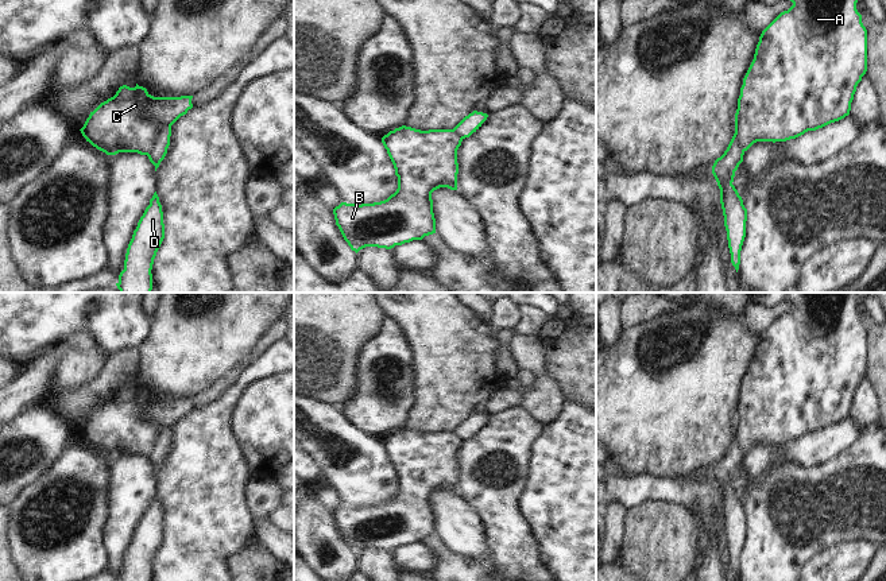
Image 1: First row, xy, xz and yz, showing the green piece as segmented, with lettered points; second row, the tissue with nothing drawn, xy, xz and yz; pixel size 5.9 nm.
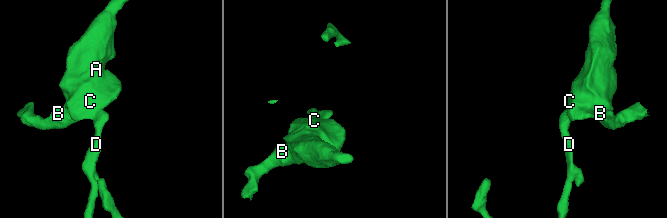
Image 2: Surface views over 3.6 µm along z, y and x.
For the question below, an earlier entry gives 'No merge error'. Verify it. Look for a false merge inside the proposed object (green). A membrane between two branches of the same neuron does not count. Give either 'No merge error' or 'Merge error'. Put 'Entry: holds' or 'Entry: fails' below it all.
Merge error.
Entry: fails

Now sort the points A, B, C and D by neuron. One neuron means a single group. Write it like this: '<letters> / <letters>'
A B C / D

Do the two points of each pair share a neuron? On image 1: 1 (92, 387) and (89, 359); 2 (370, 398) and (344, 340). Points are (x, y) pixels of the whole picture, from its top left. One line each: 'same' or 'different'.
1: different
2: different

